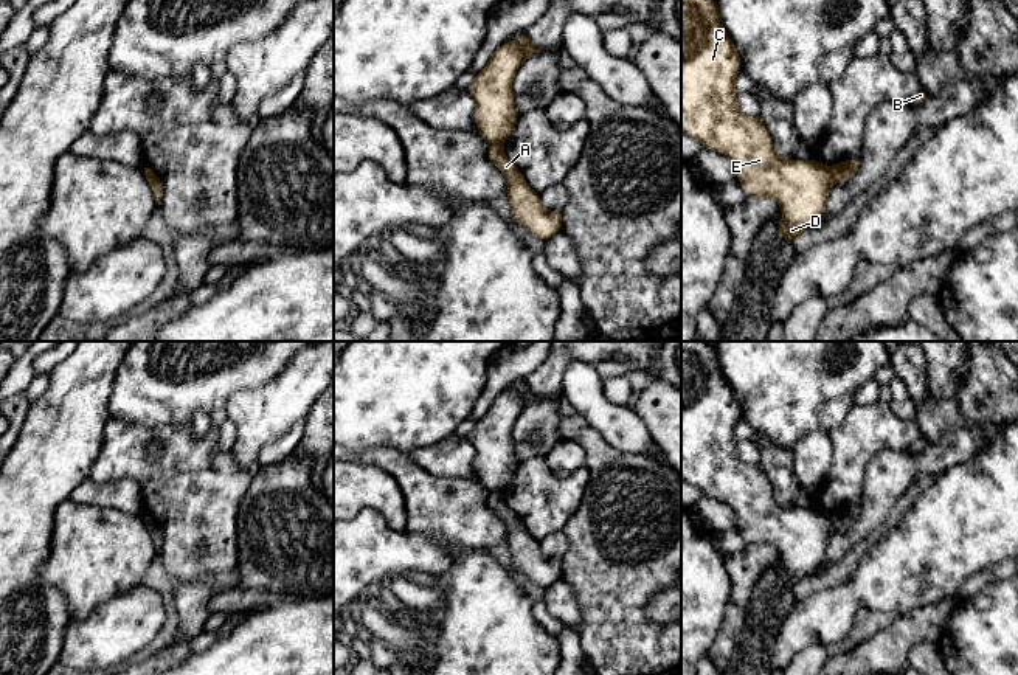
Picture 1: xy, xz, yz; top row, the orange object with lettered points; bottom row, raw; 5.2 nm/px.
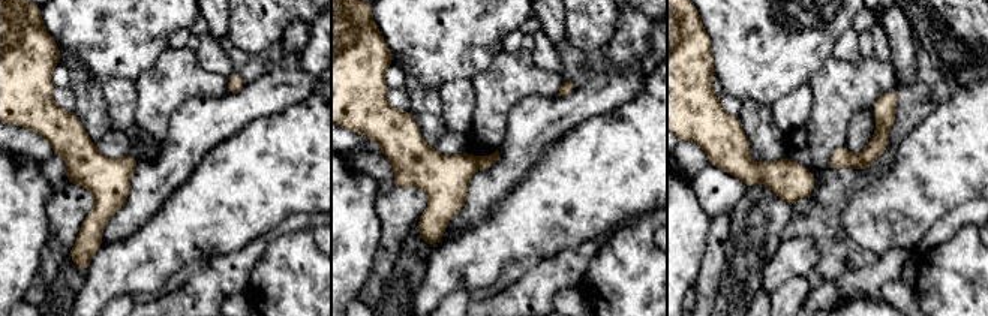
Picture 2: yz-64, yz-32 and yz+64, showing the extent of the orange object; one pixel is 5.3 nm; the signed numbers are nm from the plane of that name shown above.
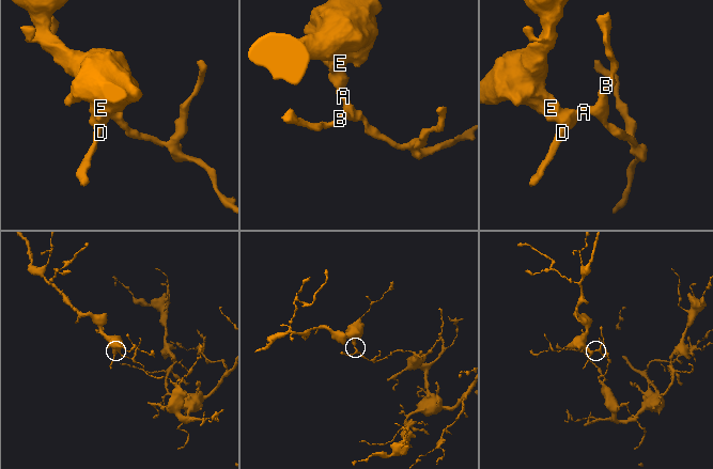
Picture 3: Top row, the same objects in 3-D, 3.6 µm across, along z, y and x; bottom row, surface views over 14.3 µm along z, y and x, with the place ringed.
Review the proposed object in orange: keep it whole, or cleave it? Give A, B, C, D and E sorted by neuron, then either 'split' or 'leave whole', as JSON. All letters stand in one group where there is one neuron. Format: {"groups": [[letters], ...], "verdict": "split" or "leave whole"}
{"groups": [["A", "B"], ["C", "D", "E"]], "verdict": "split"}

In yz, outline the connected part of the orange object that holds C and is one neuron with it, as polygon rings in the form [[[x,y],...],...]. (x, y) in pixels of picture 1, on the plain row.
[[[681,341],[681,479],[698,487],[705,497],[726,503],[750,546],[777,549],[782,557],[779,583],[787,590],[799,588],[804,576],[824,562],[832,518],[818,507],[785,507],[774,500],[762,467],[739,458],[734,434],[739,421],[740,403],[723,376],[714,346]]]

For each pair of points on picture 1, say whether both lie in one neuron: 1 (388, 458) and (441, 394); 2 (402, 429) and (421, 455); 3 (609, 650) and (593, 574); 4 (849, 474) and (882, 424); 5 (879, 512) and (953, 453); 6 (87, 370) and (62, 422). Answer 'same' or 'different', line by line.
1: different
2: different
3: same
4: same
5: same
6: same

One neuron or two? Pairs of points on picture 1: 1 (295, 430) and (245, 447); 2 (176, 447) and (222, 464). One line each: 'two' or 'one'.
1: two
2: one

